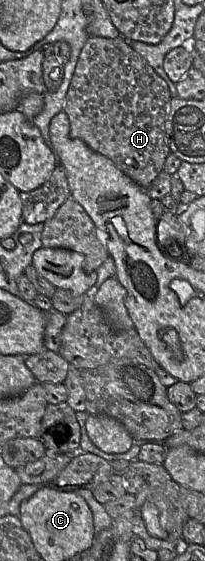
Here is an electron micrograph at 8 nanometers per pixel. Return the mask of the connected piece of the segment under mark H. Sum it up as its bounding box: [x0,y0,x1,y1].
[63,36,171,189]

